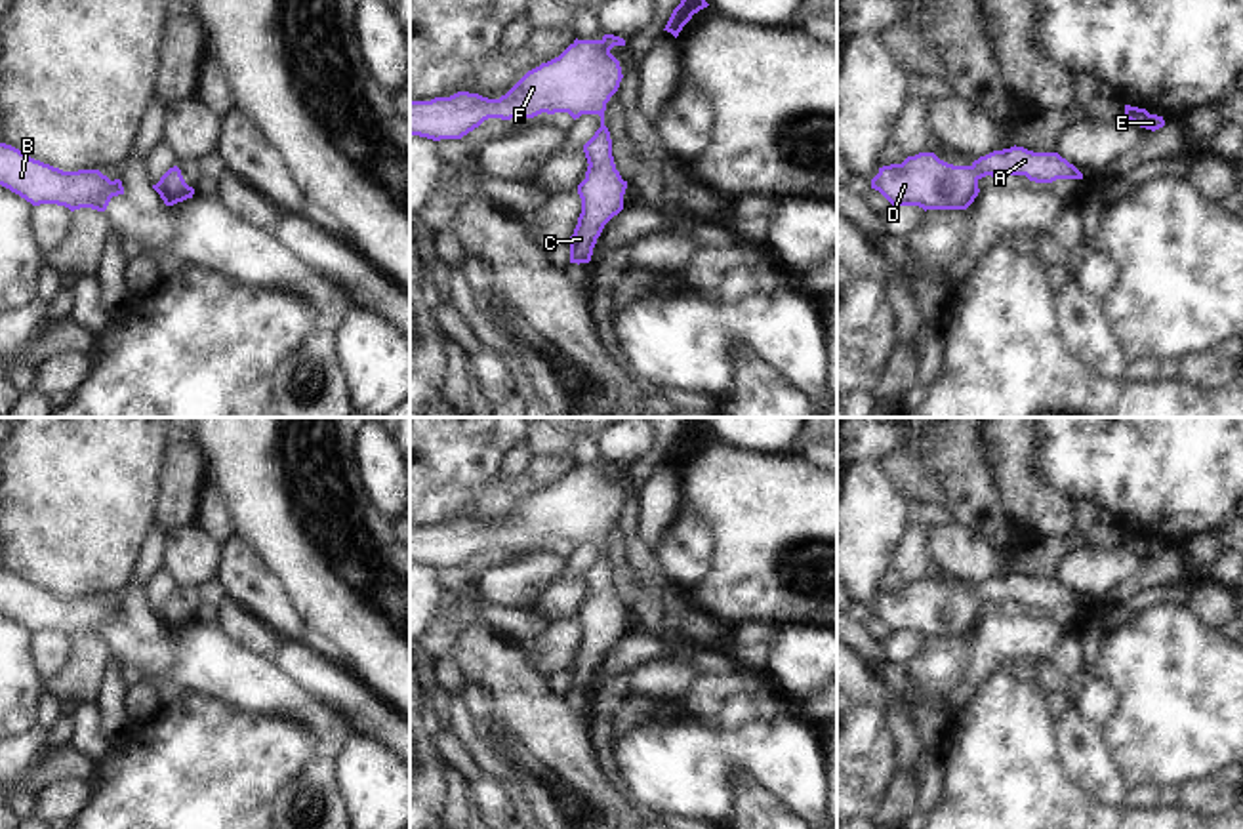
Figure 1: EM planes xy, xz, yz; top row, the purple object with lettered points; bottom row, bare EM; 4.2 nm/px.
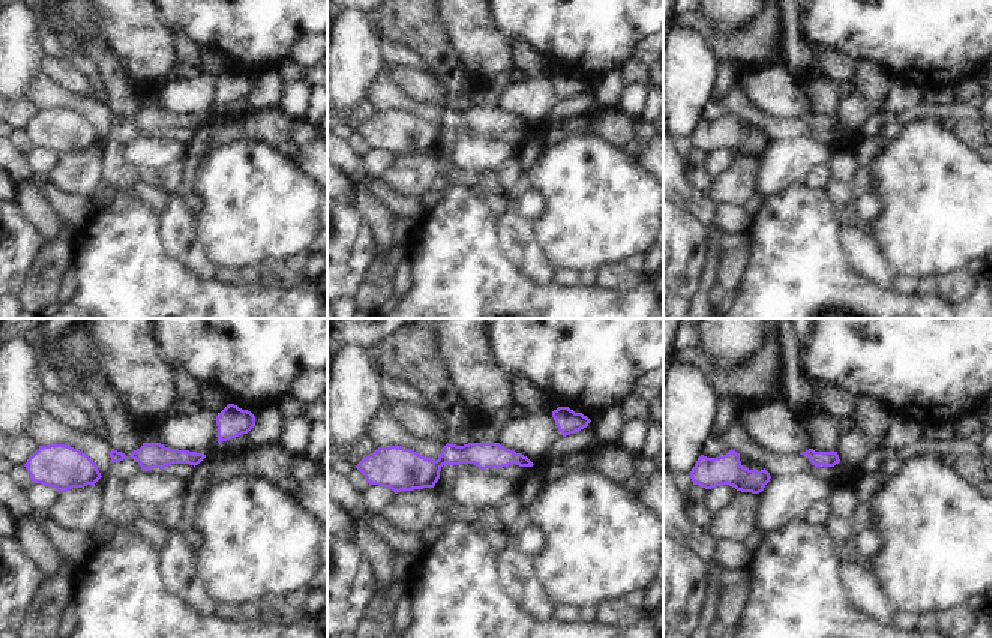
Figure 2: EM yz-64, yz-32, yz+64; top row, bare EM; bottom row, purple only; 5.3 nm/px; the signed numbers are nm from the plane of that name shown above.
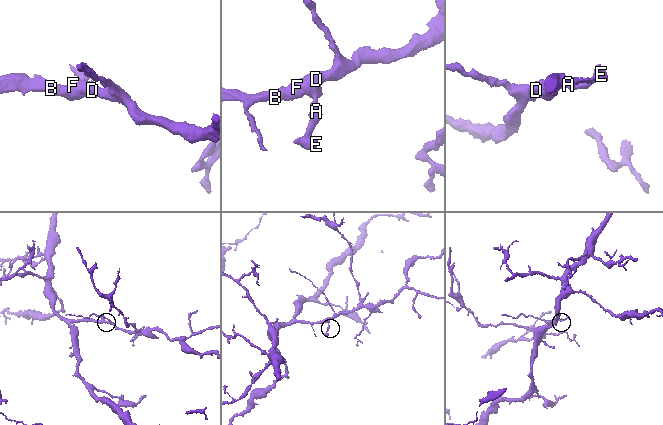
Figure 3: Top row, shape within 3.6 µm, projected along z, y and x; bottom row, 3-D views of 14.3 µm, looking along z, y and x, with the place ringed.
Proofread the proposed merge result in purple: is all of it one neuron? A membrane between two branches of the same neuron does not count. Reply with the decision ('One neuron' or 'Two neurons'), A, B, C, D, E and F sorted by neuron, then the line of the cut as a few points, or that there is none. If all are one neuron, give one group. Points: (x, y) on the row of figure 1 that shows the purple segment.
One neuron. Groups: A B C D E F. No split

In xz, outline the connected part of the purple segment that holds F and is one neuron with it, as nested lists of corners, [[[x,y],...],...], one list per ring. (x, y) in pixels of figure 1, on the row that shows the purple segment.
[[[604,34],[601,40],[574,40],[559,57],[528,71],[505,95],[488,99],[458,91],[431,101],[410,101],[410,135],[461,139],[488,118],[534,118],[541,112],[599,114],[601,128],[583,145],[585,179],[578,185],[581,213],[570,236],[570,263],[589,263],[604,225],[623,210],[627,181],[612,156],[604,111],[623,78],[620,61],[610,53],[625,40]]]

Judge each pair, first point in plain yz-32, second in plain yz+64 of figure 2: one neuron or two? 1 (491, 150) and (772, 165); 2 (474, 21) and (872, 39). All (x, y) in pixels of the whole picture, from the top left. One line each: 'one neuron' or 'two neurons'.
1: one neuron
2: two neurons

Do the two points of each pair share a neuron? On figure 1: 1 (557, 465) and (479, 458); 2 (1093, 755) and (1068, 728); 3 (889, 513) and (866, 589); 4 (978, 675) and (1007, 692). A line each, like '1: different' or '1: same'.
1: different
2: same
3: same
4: different

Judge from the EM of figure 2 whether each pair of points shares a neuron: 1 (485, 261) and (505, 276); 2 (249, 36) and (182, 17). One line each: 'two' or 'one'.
1: one
2: one

